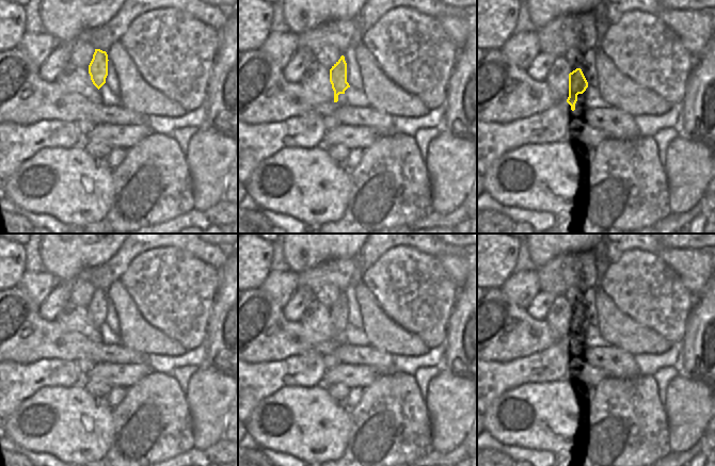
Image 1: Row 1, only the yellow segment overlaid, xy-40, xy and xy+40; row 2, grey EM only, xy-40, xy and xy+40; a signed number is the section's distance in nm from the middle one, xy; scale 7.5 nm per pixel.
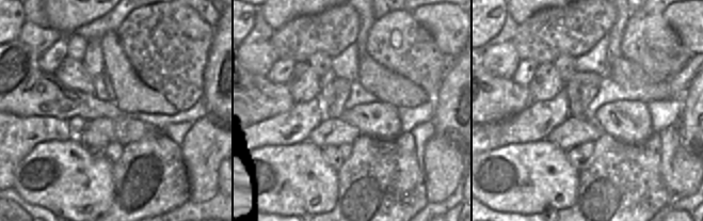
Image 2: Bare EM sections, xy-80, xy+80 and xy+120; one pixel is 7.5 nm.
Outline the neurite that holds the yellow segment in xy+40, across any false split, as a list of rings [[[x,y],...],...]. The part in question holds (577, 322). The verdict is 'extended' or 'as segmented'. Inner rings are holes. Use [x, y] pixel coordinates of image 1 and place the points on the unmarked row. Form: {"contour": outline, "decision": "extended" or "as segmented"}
{"contour": [[[576,307],[569,312],[569,336],[567,341],[571,344],[571,349],[575,349],[577,334],[583,333],[588,326],[588,321],[581,307]]], "decision": "as segmented"}

